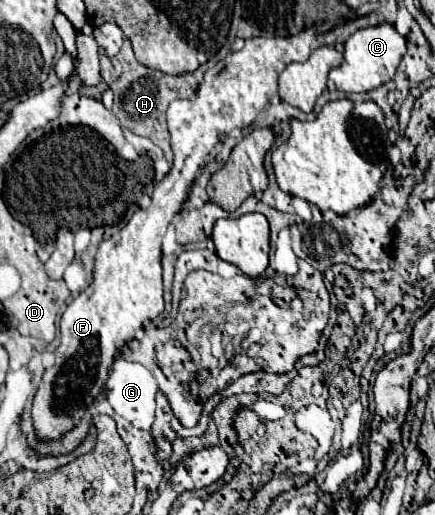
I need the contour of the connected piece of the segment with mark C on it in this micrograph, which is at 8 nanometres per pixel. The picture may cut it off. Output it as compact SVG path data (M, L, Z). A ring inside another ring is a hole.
M381 22L375 26L361 28L347 38L343 62L329 72L329 80L335 84L337 90L343 90L343 92L369 92L389 80L393 80L395 70L397 70L399 60L405 54L405 50L407 50L405 38L399 36L391 24Z

